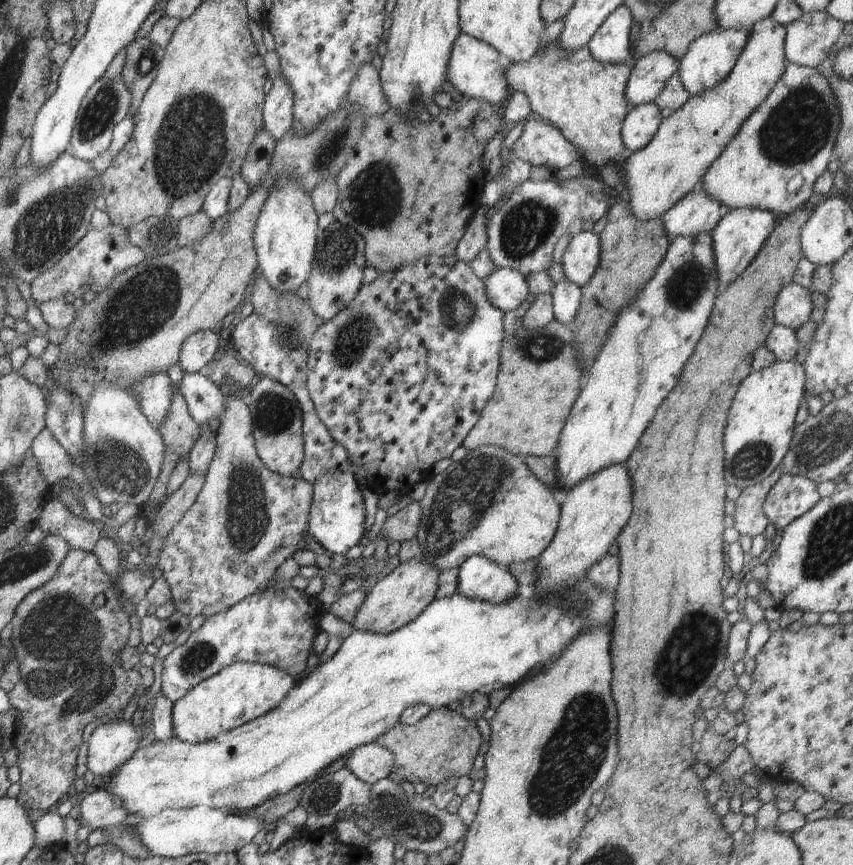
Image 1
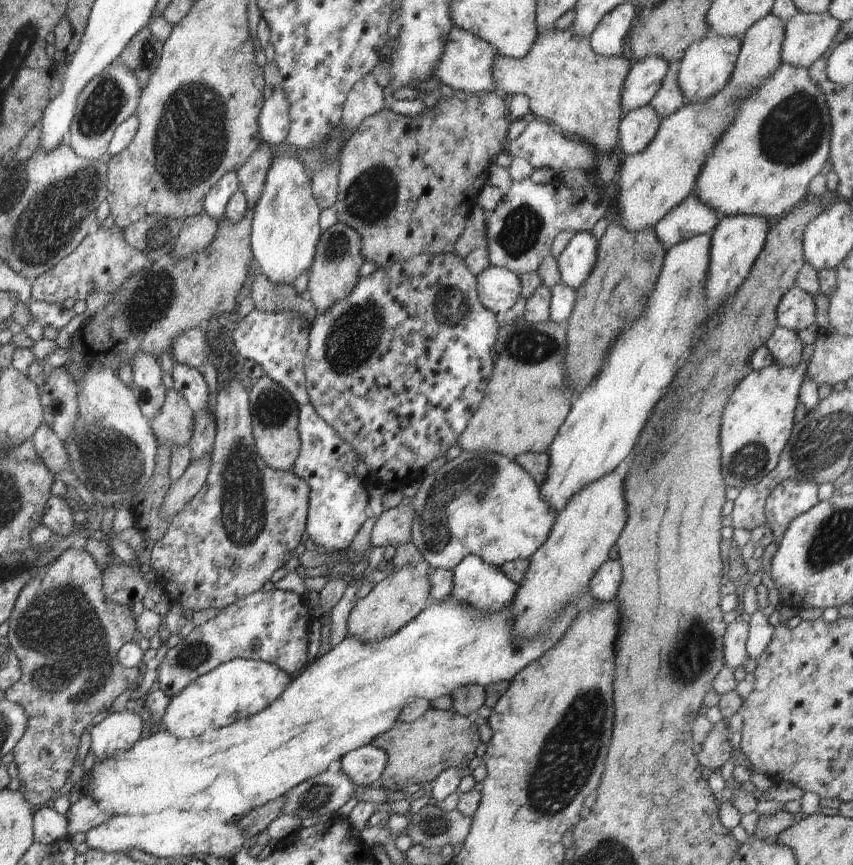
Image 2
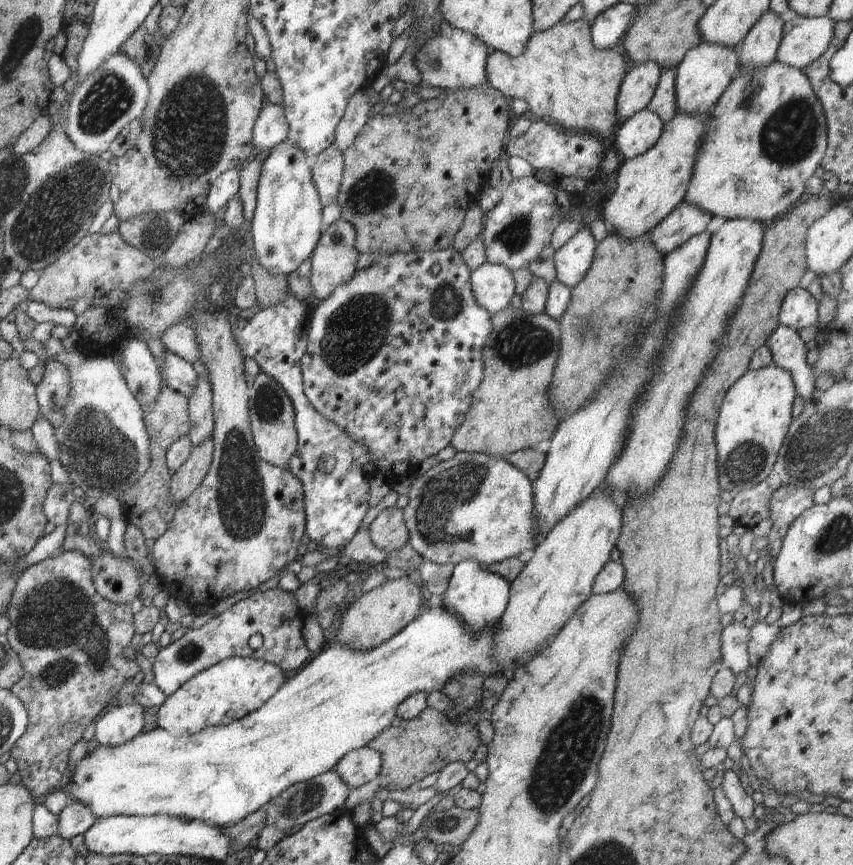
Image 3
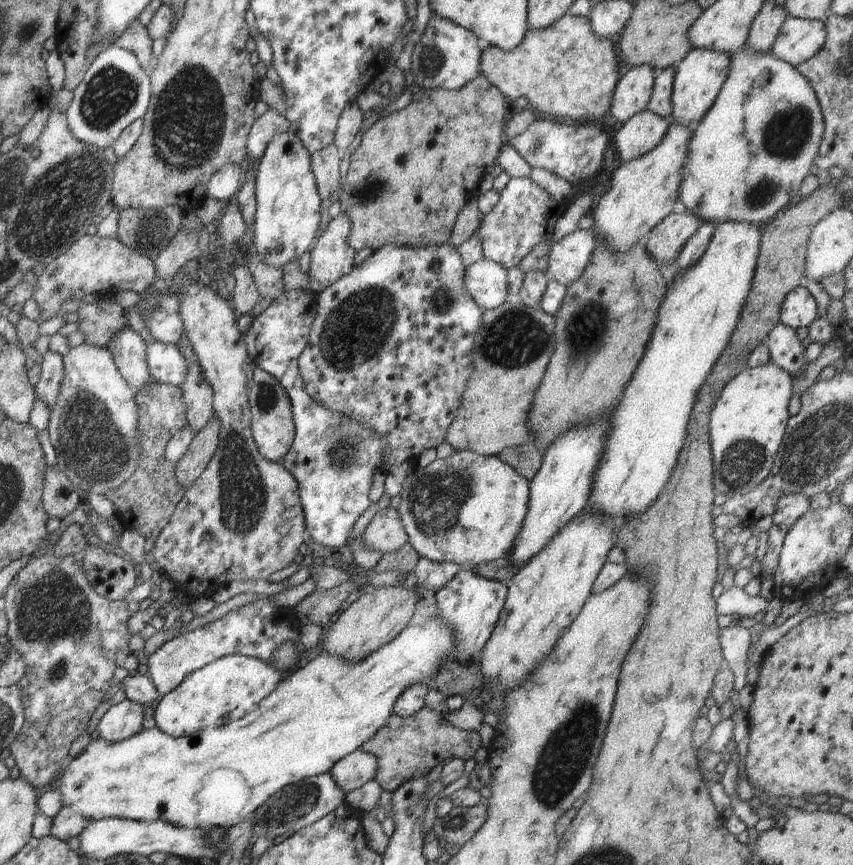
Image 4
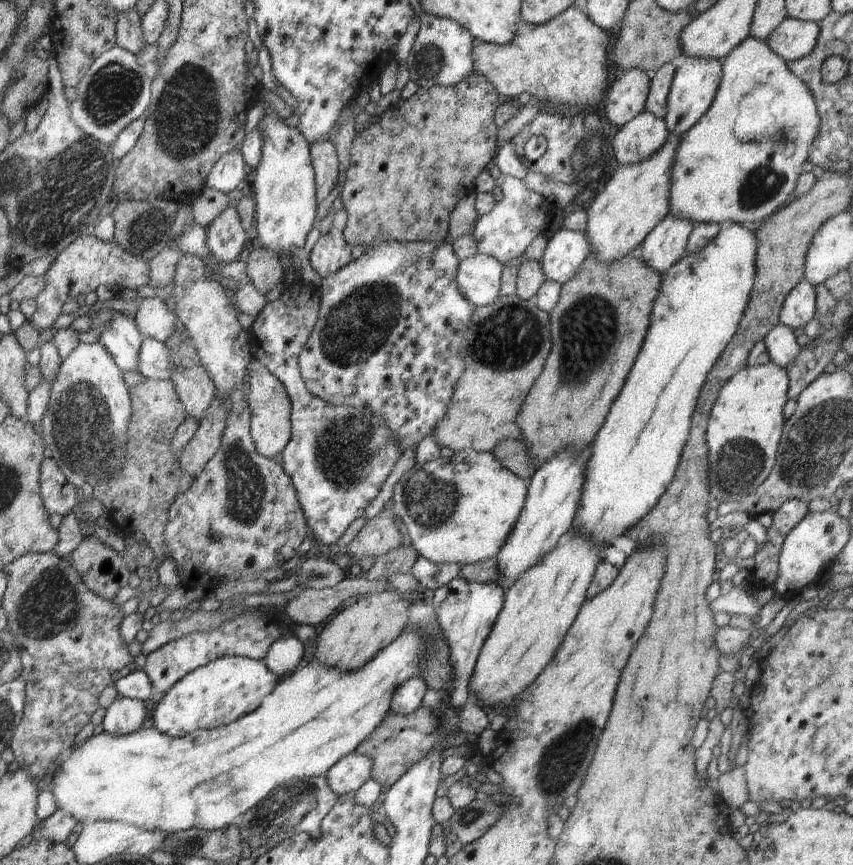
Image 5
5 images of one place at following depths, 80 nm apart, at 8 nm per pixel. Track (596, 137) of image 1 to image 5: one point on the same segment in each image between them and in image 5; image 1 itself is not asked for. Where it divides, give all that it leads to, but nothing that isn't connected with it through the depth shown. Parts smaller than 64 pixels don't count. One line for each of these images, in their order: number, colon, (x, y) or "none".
2: (566, 82)
3: (561, 74)
4: (567, 70)
5: (563, 61)

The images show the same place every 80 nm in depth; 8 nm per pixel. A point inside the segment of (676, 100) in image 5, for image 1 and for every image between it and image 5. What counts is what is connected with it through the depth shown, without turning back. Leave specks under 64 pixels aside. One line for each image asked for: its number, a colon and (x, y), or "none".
1: (709, 60)
2: (706, 68)
3: (706, 70)
4: (699, 76)

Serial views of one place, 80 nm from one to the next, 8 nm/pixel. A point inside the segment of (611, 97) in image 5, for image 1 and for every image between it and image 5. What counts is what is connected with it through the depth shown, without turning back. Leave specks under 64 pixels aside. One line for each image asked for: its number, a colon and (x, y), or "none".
1: (649, 73)
2: (644, 79)
3: (639, 85)
4: (631, 96)

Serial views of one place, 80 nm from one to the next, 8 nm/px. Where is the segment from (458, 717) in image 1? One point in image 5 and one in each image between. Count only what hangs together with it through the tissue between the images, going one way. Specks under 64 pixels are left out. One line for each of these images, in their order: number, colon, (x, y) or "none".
2: (418, 751)
3: (411, 749)
4: (408, 747)
5: (398, 741)

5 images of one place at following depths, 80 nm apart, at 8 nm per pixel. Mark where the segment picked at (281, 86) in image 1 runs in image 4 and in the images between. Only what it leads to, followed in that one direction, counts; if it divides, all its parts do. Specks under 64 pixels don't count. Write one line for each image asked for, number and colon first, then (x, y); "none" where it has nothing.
2: (273, 124)
3: (271, 128)
4: (267, 125)

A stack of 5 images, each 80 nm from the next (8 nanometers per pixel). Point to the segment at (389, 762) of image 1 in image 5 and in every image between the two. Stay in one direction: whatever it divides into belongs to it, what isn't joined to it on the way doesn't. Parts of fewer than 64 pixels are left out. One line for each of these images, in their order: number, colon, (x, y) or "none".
2: (365, 765)
3: (360, 766)
4: (357, 768)
5: (348, 774)

